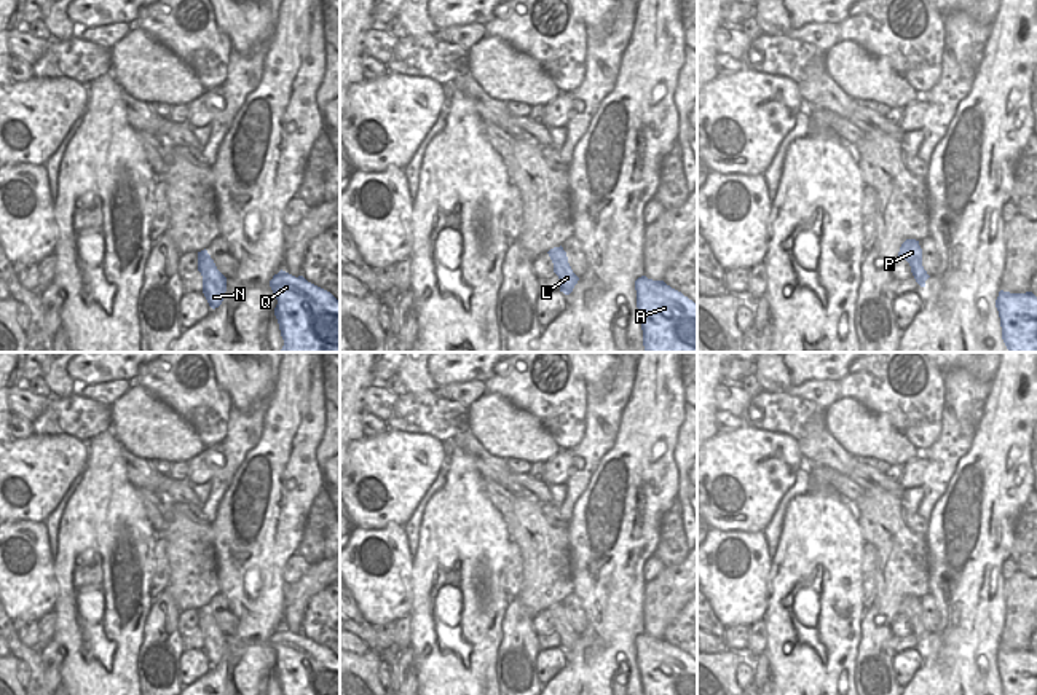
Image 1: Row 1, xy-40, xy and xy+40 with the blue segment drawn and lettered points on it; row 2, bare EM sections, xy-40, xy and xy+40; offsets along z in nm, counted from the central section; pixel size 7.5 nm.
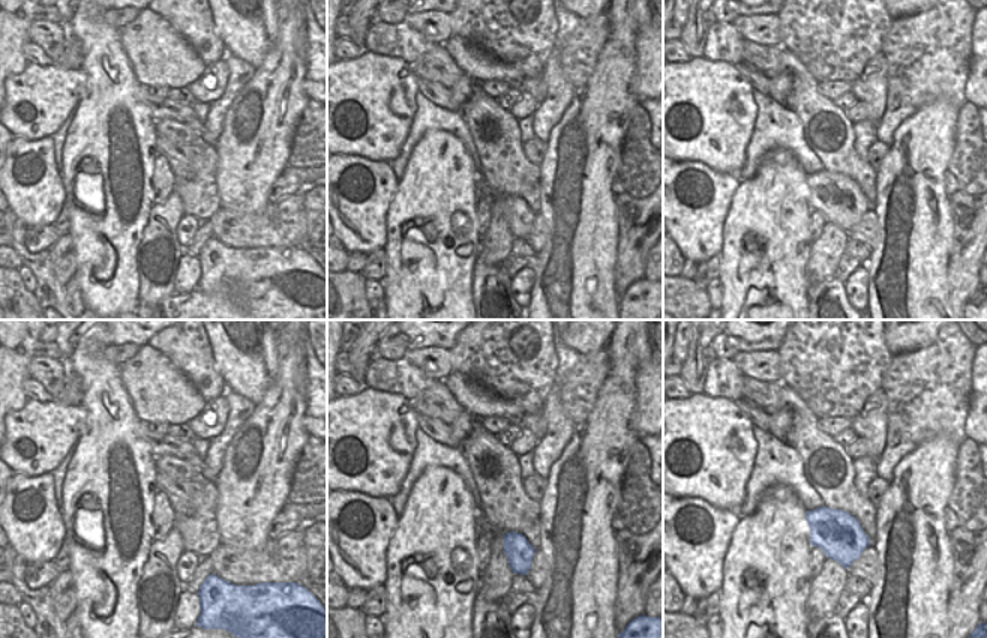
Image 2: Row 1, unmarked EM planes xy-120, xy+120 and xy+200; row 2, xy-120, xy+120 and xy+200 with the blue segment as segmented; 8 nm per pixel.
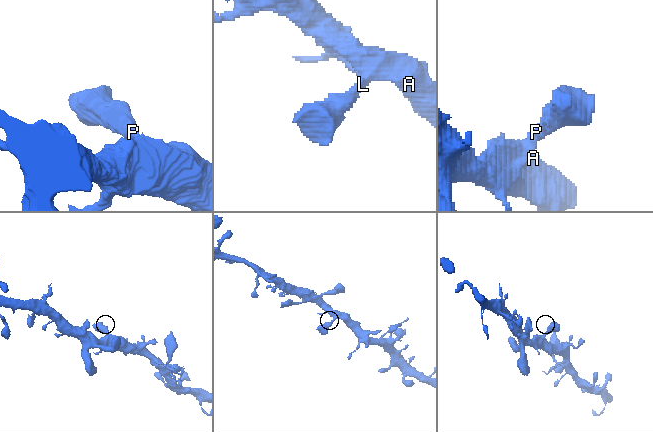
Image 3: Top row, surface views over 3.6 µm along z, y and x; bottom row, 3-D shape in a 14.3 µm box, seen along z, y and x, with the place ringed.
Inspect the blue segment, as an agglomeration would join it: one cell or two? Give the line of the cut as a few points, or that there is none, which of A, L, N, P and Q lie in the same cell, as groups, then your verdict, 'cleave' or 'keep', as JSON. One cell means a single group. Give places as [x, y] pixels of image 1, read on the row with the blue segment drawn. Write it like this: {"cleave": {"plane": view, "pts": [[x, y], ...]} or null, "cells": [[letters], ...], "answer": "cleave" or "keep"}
{"cleave": null, "cells": [["A", "L", "N", "P", "Q"]], "answer": "keep"}

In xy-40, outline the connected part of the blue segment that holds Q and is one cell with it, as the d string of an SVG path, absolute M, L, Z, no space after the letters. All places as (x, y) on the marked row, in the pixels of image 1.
M282 269L270 287L278 300L274 316L284 340L281 352L340 352L340 301L330 292Z

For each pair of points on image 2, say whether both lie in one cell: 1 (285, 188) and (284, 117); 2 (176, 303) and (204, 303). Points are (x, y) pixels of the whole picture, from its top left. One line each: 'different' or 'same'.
1: different
2: same

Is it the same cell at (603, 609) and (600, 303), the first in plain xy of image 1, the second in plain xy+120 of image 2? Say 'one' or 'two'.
one

